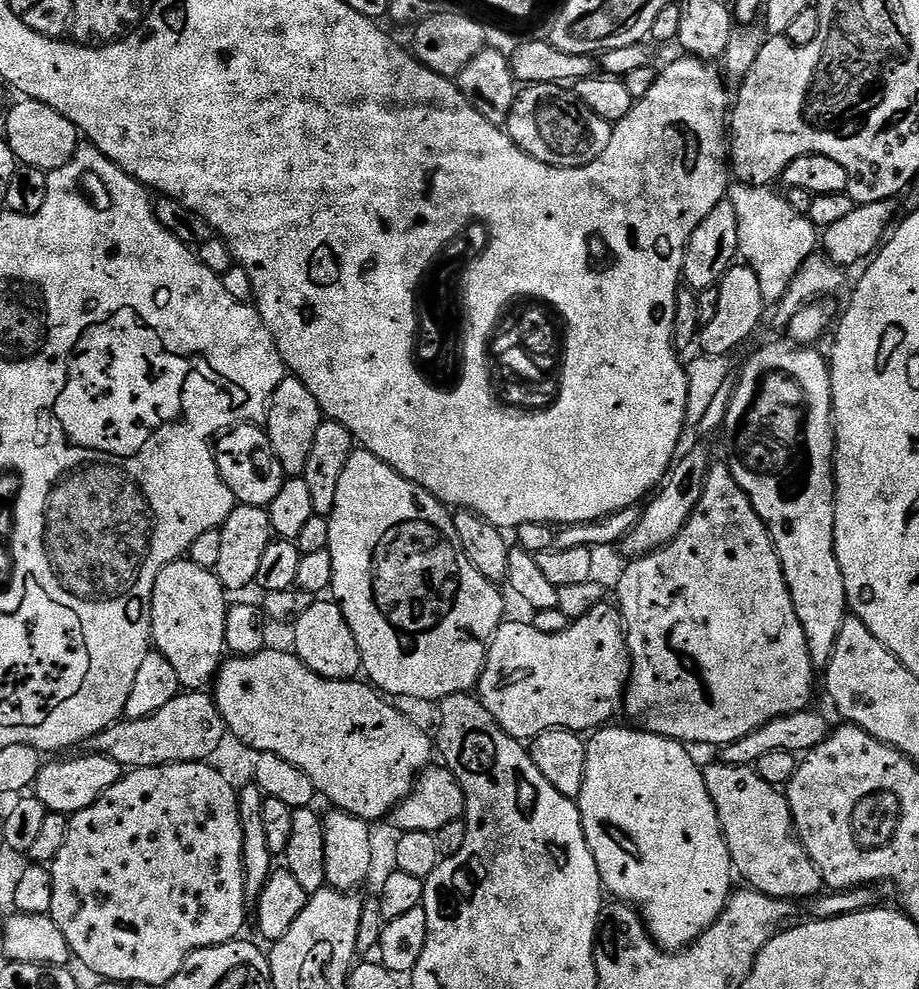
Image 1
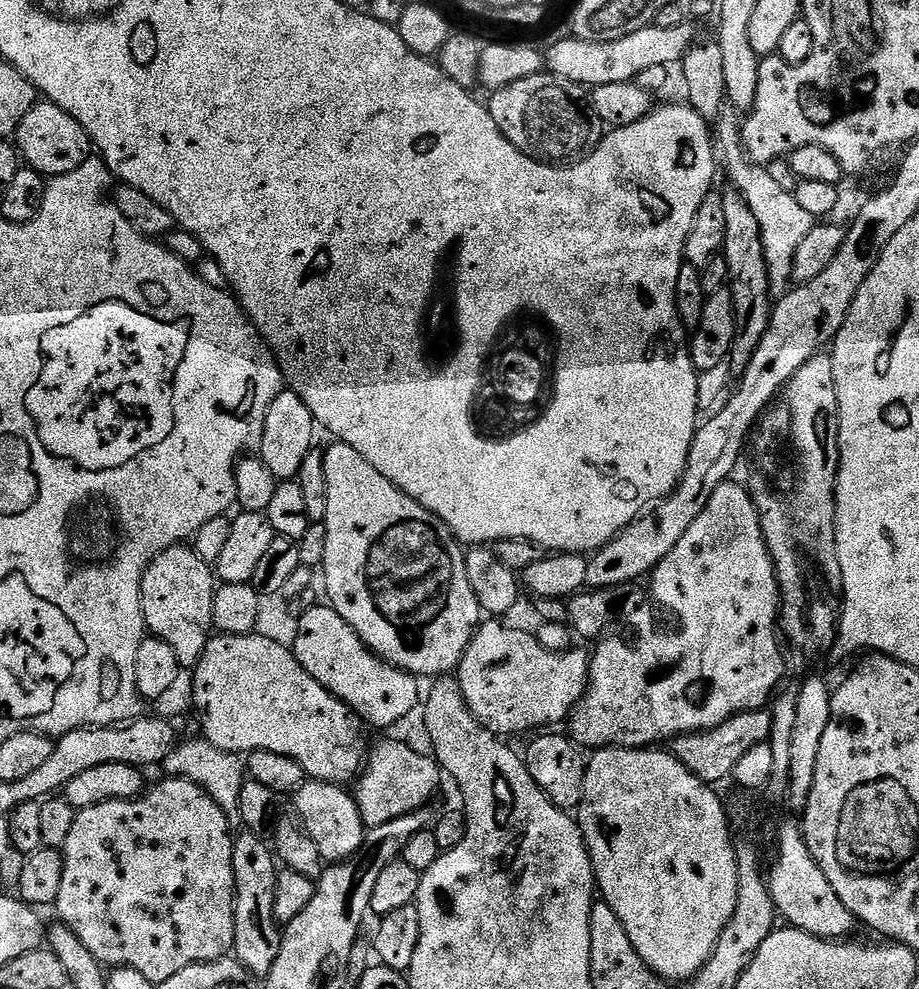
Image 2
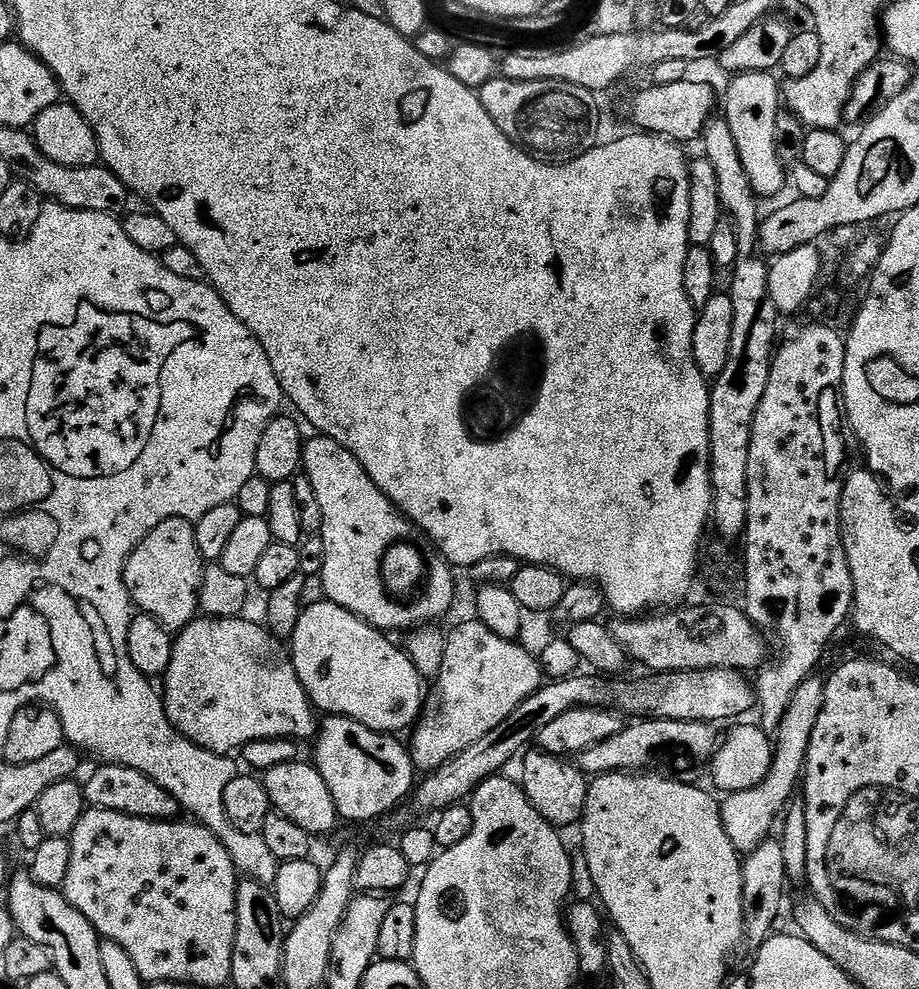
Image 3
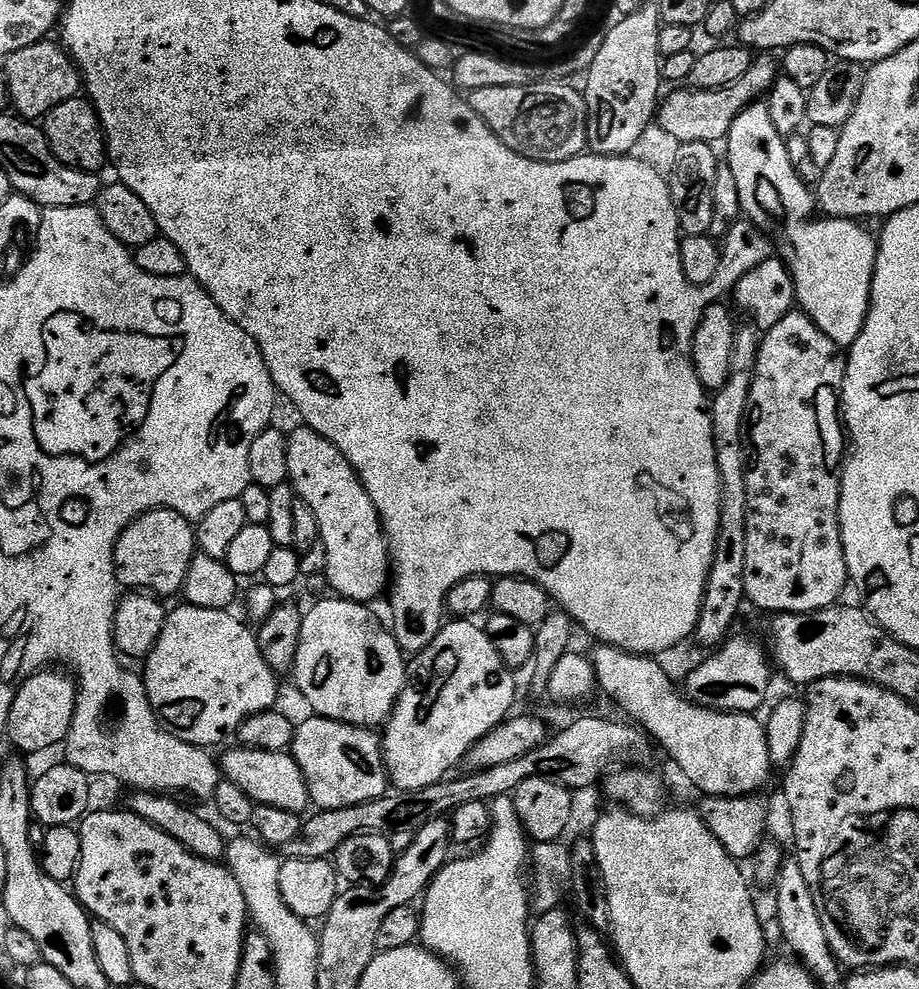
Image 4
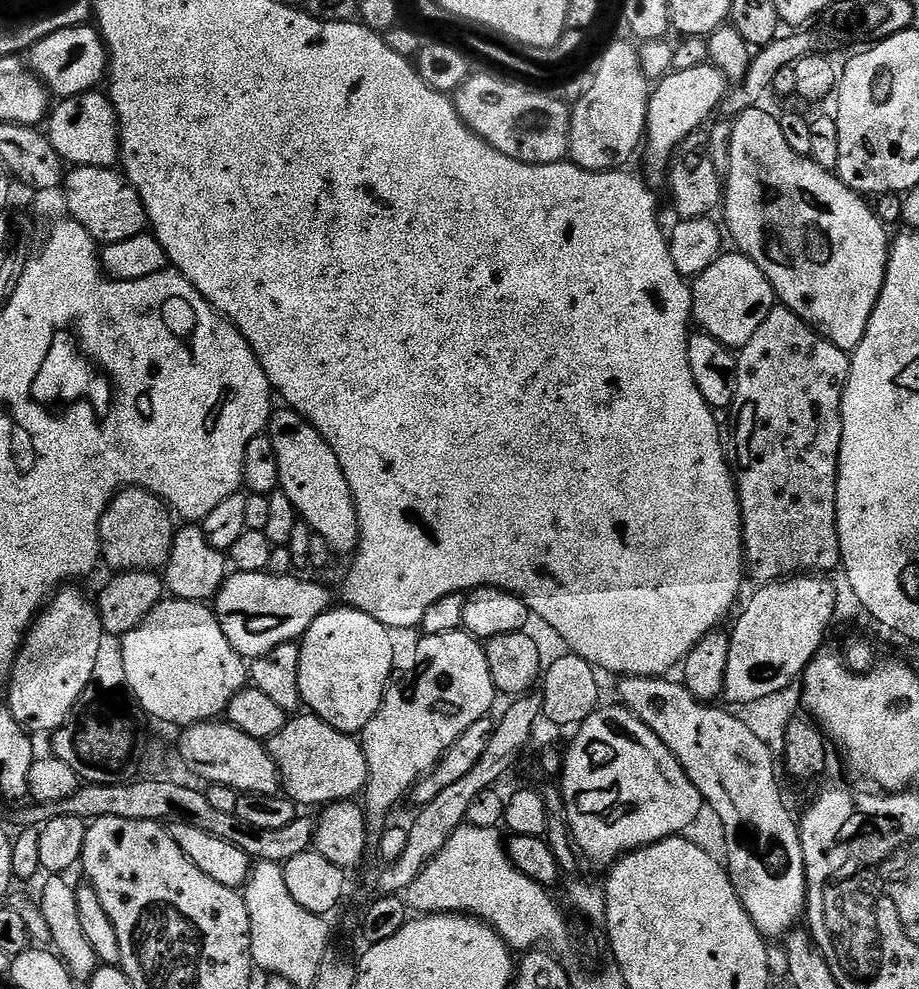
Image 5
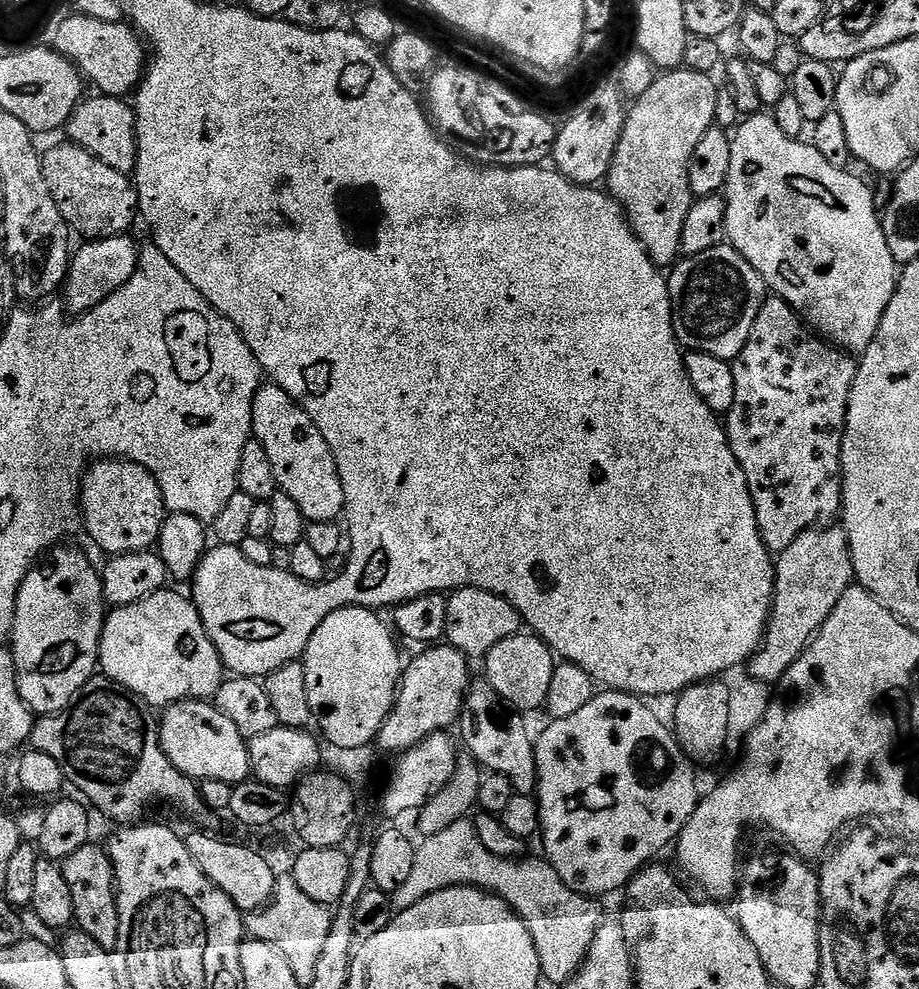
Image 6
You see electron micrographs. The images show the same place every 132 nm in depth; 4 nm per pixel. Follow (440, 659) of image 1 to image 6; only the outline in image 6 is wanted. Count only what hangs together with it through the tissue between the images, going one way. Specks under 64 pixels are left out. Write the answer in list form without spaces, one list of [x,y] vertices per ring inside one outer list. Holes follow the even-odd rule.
[[[271,382],[261,383],[258,394],[254,398],[252,407],[252,436],[266,450],[270,457],[270,466],[274,469],[276,487],[284,492],[302,510],[305,521],[330,522],[339,521],[344,516],[344,491],[342,490],[342,478],[338,474],[338,466],[334,454],[330,454],[330,446],[326,446],[326,438],[322,438],[322,430],[314,426],[310,414],[302,410],[278,385]]]

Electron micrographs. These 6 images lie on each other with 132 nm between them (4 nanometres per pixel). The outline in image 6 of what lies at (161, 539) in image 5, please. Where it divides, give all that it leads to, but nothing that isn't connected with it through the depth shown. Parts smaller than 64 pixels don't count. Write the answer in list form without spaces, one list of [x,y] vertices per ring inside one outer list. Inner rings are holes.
[[[101,458],[84,473],[84,483],[80,486],[80,514],[82,528],[88,536],[109,557],[130,554],[131,552],[147,552],[160,539],[162,522],[166,515],[162,490],[155,476],[151,476],[142,465],[133,460]]]

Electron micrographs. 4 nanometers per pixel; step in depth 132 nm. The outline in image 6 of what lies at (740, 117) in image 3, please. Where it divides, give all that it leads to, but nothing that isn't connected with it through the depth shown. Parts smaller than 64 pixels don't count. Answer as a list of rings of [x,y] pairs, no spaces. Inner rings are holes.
[[[757,114],[741,119],[731,133],[732,149],[730,150],[730,174],[728,175],[728,183],[724,185],[724,191],[722,193],[724,199],[728,201],[728,205],[726,206],[727,243],[731,245],[731,247],[736,248],[738,254],[742,254],[742,258],[746,258],[746,262],[750,262],[750,266],[754,266],[754,270],[758,270],[758,274],[763,278],[765,285],[767,285],[775,295],[781,296],[787,304],[791,304],[793,308],[797,309],[801,317],[803,317],[803,319],[807,321],[807,323],[811,325],[825,341],[831,342],[835,347],[849,354],[862,354],[868,349],[870,342],[874,342],[874,334],[878,334],[878,326],[882,322],[882,314],[886,314],[886,306],[890,306],[890,298],[894,298],[894,294],[896,293],[896,282],[898,279],[898,265],[894,258],[894,254],[890,254],[890,246],[886,246],[886,234],[884,233],[881,213],[878,211],[878,204],[876,208],[876,196],[868,189],[866,181],[859,180],[856,176],[851,176],[851,171],[849,171],[848,168],[830,166],[830,162],[826,162],[826,158],[822,158],[822,154],[818,154],[818,150],[812,147],[811,143],[805,142],[803,139],[795,136],[782,134],[782,130],[778,130],[778,122],[771,115],[764,115],[765,114]]]

